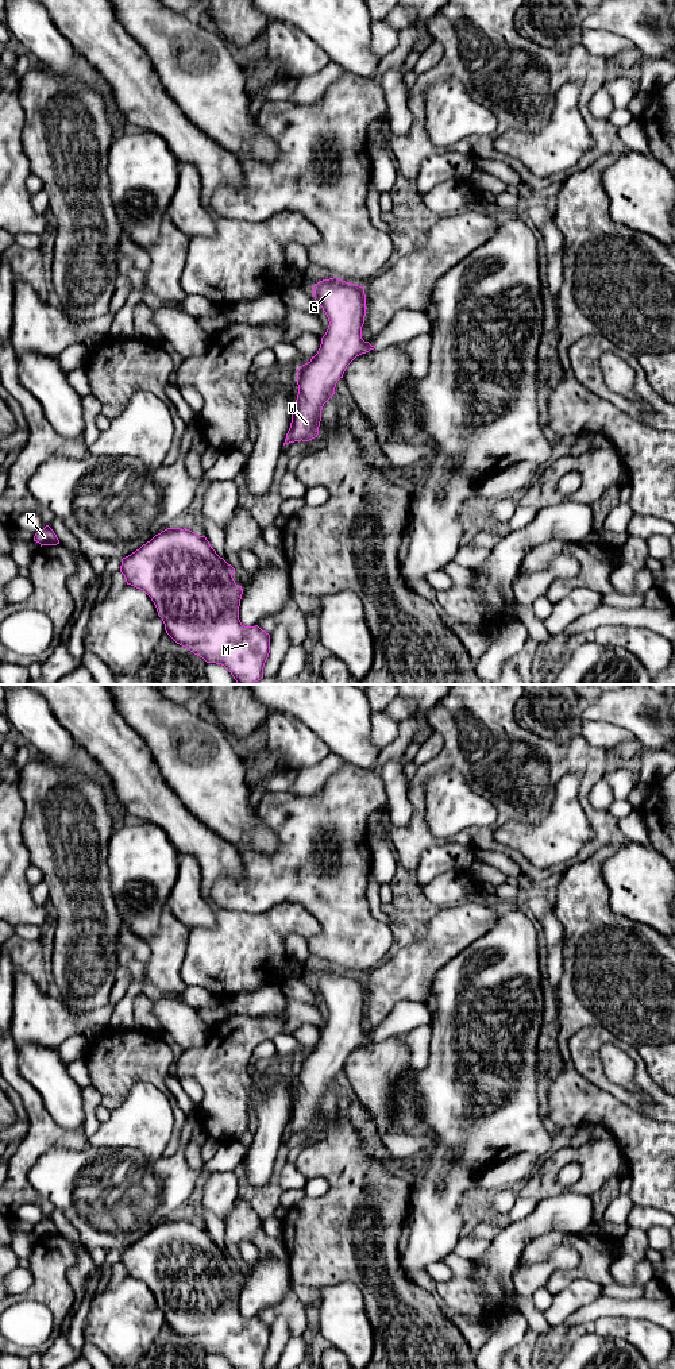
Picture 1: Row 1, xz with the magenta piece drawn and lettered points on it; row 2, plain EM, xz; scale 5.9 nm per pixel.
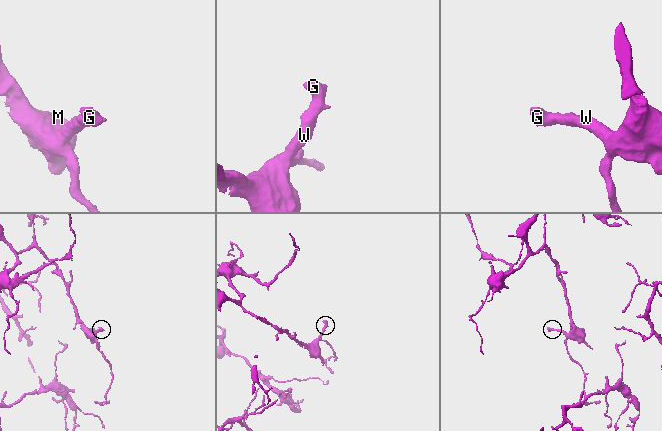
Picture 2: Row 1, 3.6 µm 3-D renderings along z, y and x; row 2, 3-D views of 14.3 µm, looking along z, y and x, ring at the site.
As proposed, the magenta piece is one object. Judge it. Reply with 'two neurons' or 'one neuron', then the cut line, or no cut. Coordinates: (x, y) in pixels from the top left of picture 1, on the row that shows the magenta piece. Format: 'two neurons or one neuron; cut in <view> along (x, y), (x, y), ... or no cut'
one neuron; no cut

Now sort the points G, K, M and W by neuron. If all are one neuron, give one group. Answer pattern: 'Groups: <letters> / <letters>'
Groups: G K M W

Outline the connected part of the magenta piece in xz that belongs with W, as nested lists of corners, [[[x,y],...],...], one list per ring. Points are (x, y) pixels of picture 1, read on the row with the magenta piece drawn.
[[[333,277],[315,284],[312,294],[325,312],[329,325],[317,354],[300,366],[296,374],[298,394],[284,446],[317,437],[321,409],[335,394],[347,366],[375,348],[362,339],[366,316],[363,286]]]

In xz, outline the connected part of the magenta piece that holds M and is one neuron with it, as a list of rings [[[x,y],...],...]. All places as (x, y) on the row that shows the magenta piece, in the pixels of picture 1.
[[[167,528],[139,549],[122,559],[120,572],[127,585],[143,590],[154,602],[166,633],[207,663],[224,666],[236,684],[254,684],[263,678],[263,667],[270,653],[270,635],[258,625],[244,626],[239,620],[242,586],[232,578],[235,568],[220,558],[205,536],[184,528]]]

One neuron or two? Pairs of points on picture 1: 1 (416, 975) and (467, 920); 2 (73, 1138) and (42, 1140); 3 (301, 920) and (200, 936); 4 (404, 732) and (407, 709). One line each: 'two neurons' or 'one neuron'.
1: one neuron
2: one neuron
3: one neuron
4: two neurons

